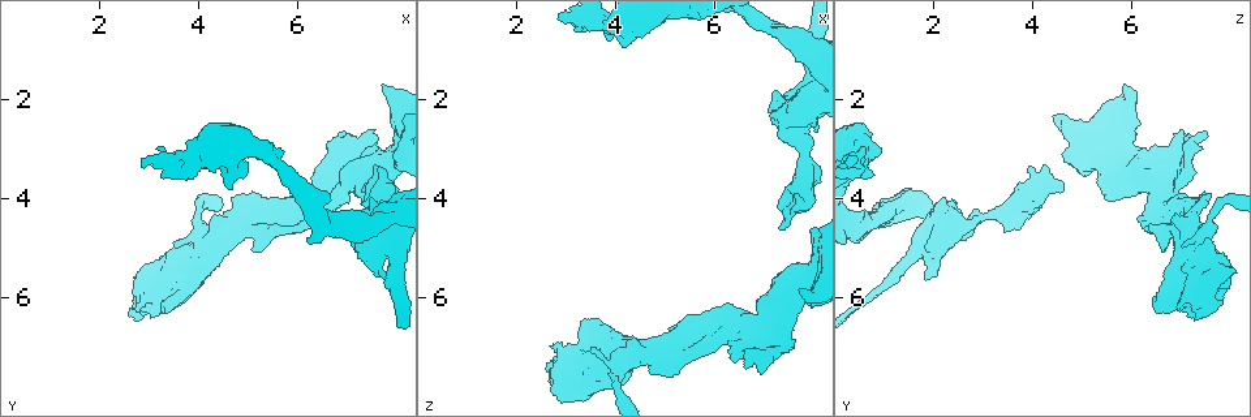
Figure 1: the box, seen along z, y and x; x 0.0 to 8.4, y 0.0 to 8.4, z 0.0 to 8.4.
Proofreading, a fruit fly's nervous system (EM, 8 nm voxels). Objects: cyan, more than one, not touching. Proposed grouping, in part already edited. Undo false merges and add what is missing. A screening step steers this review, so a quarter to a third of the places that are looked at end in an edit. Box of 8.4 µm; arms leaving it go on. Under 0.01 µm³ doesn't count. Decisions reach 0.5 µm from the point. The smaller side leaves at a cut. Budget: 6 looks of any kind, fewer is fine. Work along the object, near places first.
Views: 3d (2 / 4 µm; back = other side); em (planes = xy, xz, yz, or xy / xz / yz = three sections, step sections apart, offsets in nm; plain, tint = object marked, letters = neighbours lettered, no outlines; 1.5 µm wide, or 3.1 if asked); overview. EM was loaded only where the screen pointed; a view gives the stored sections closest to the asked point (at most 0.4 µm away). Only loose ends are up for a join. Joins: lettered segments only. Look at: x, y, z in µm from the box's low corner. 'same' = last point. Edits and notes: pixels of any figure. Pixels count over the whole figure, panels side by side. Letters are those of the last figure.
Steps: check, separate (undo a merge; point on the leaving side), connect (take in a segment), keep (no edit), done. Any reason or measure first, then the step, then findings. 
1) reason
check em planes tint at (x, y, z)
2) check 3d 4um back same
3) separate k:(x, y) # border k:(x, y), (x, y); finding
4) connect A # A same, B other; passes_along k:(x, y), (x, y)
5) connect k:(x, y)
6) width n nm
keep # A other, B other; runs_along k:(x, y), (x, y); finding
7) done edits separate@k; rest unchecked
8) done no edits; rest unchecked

sharp bend
check 3d 2um at (6.90, 3.95, 6.65)

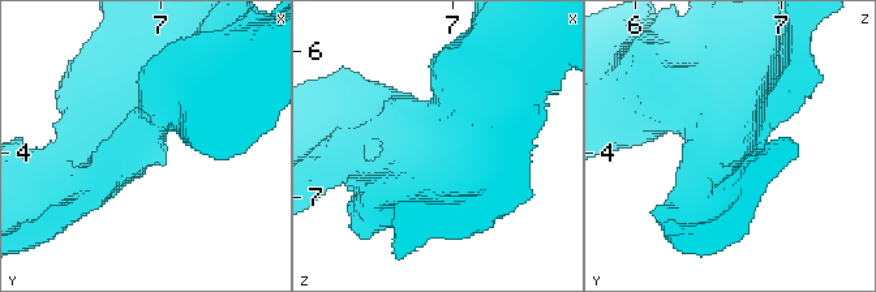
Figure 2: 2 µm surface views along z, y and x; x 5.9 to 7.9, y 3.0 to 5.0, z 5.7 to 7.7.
check em xy step 4 tint at (6.88, 3.92, 6.62)

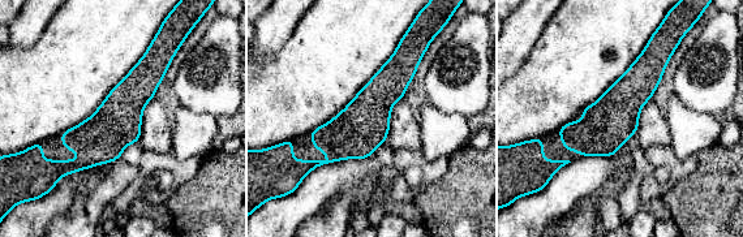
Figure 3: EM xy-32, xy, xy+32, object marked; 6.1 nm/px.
see the neighbours
check em xy step 4 letters same

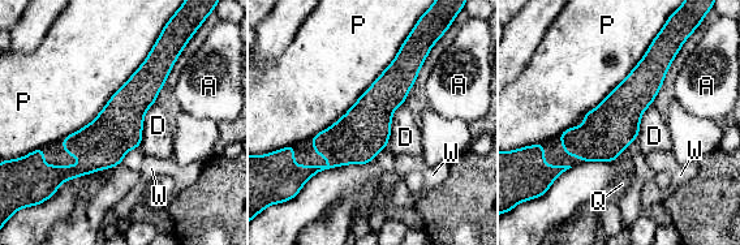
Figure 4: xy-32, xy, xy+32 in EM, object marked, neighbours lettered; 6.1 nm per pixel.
keep # A other, D other, P other, Q other, W other; all the same cell

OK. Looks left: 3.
sudden change in width
check em planes letters at (4.00, 4.25, 7.65)

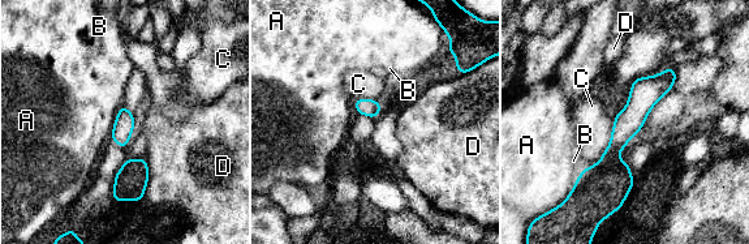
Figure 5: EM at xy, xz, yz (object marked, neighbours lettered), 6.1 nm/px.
width 120 nm
separate 5:(620, 135) # A other, B other, C other, D other; part_leaving 5:(671, 71), (640, 103), (603, 161); a second cell is stuck on

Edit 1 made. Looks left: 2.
see it whole again
check overview

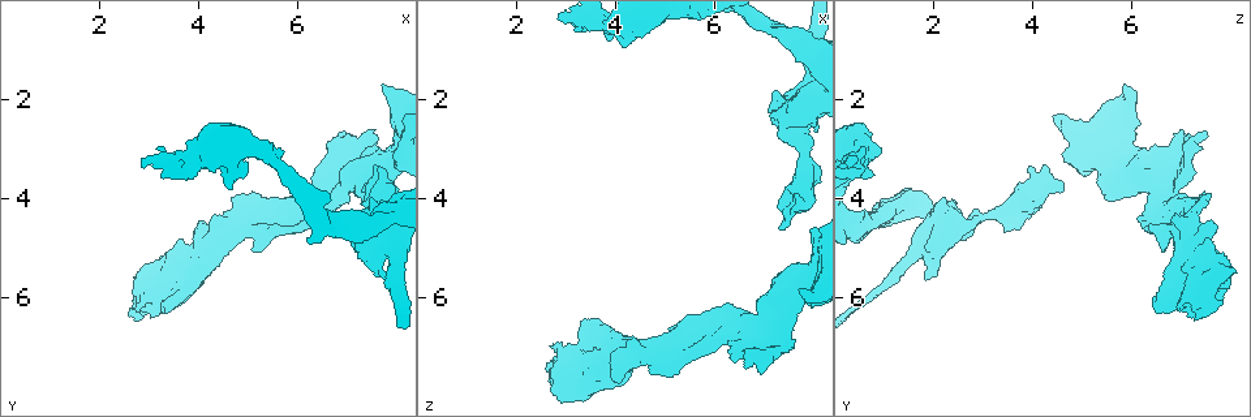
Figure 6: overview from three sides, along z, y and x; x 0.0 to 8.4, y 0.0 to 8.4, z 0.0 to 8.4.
stops while still wide
check em planes letters at (7.20, 5.05, 1.90)

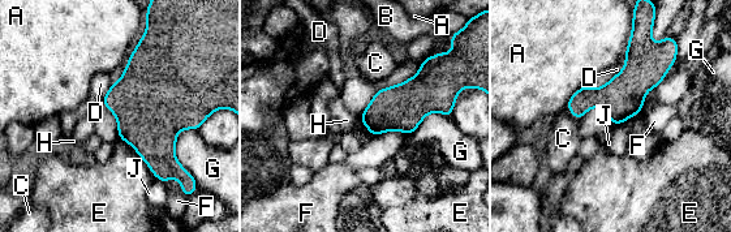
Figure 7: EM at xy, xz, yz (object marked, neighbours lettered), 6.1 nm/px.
keep # A other, B other, C other, D other, E other, F other, G other, H other, J other; border 7:(572, 115), (577, 119); none of them fits

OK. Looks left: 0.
done edits separate@5; rest unchecked

